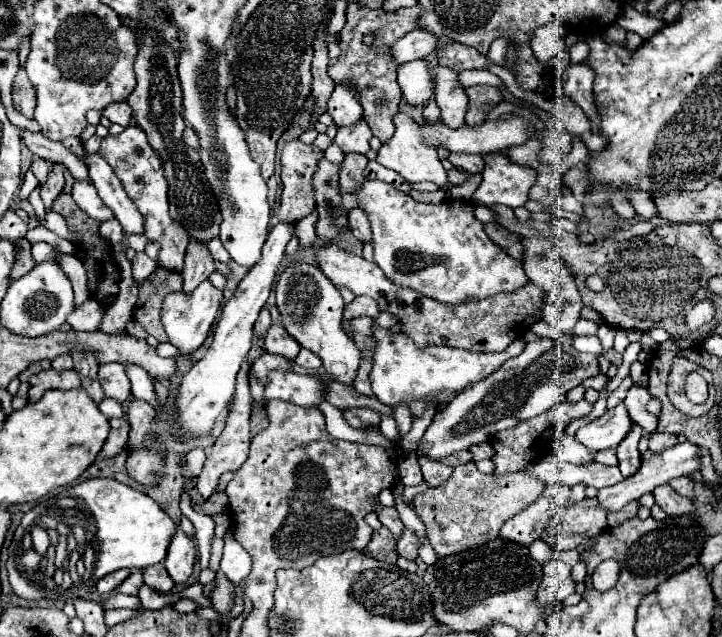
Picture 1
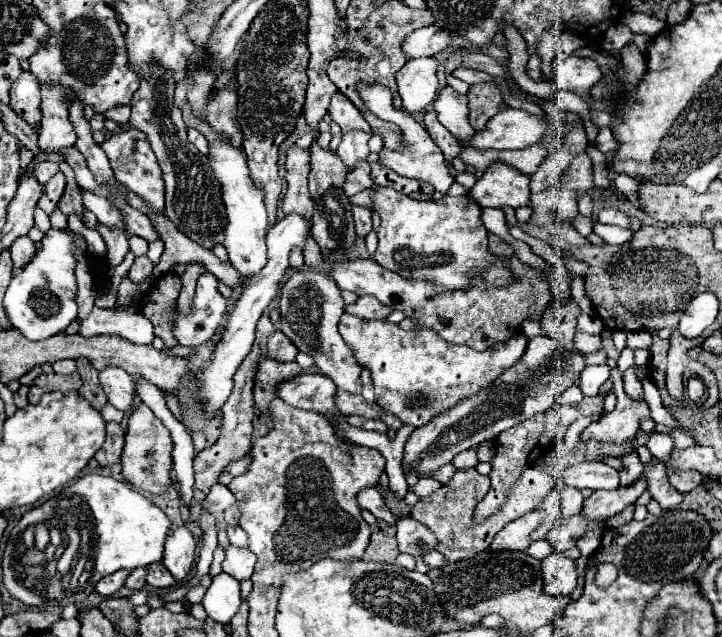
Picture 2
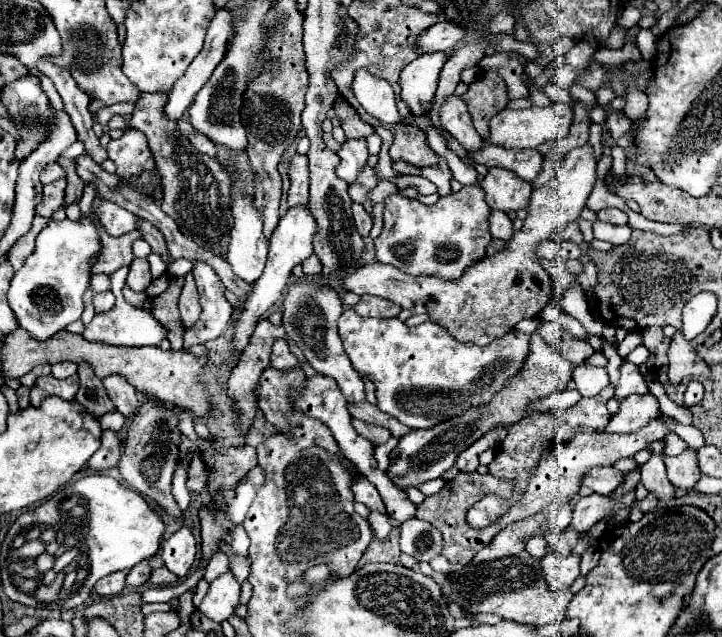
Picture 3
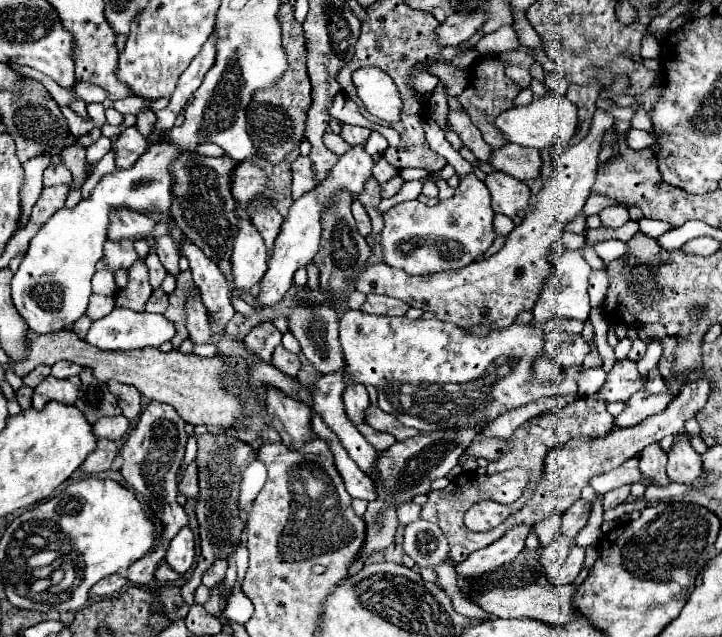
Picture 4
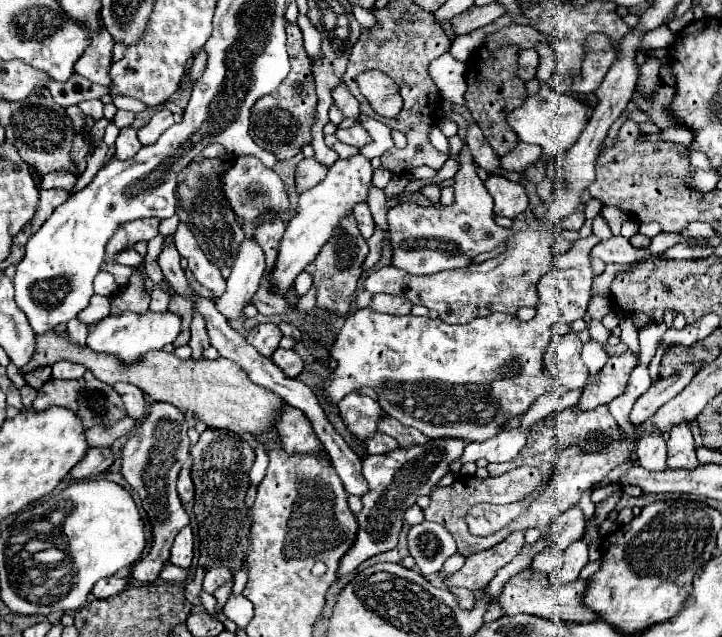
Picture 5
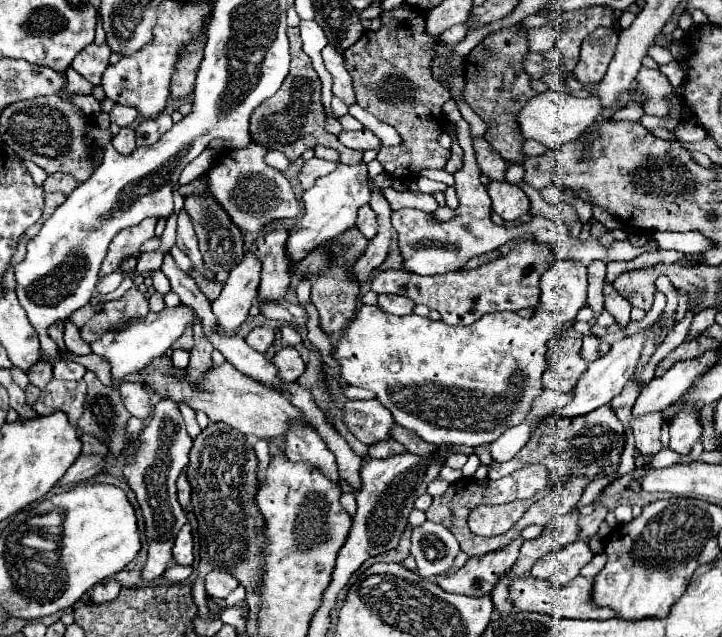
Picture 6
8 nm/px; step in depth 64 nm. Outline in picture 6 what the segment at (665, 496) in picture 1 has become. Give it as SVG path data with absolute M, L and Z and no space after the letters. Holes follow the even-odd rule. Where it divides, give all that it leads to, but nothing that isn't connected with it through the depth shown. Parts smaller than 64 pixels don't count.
M652 412L646 416L630 416L632 434L636 438L636 448L642 454L656 454L662 450L660 446L660 426L662 426L662 412Z

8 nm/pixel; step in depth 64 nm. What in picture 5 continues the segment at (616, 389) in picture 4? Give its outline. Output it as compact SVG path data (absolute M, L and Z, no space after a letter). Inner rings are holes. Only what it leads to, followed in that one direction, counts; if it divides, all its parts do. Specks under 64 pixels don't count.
M632 350L610 356L600 372L588 376L586 384L582 386L582 396L574 408L588 412L598 408L600 404L610 404L616 396L624 392L630 372L636 366L636 360L638 356Z

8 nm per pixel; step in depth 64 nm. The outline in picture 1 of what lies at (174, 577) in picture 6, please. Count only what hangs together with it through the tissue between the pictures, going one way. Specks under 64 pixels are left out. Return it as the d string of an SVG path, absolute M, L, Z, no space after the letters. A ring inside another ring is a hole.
M156 564L156 566L144 568L144 582L146 582L150 588L158 590L158 592L170 592L172 586L174 586L174 582L172 582L170 574L166 572L164 564Z

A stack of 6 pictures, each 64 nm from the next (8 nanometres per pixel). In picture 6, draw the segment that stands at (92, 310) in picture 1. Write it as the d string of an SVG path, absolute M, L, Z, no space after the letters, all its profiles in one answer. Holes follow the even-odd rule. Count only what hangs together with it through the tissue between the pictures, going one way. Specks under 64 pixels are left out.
M178 304L174 308L164 308L158 314L150 312L146 318L140 318L140 322L130 322L130 324L118 326L116 330L106 332L90 348L94 354L102 356L110 364L112 380L122 382L126 376L146 370L154 360L164 356L166 350L184 334L186 326L194 326L196 322L200 322L200 316L196 314L196 310L192 310L186 304Z

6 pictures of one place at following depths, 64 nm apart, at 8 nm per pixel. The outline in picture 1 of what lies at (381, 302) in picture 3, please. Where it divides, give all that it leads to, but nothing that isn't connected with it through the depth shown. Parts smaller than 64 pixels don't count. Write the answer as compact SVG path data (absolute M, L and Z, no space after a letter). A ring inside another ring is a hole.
M356 296L354 302L346 304L344 308L344 318L358 318L358 316L370 316L376 318L380 314L380 308L374 298L370 296Z

